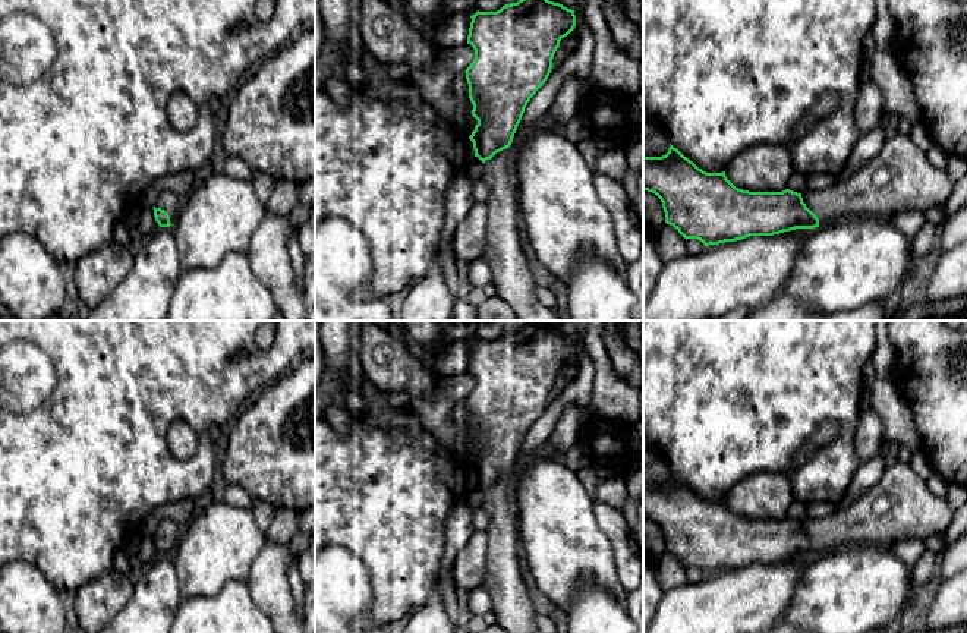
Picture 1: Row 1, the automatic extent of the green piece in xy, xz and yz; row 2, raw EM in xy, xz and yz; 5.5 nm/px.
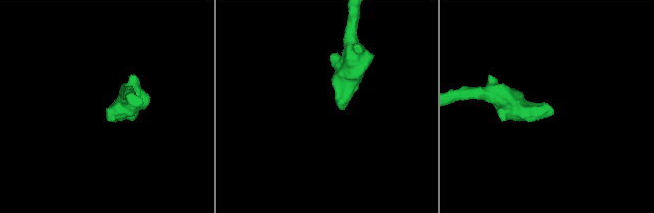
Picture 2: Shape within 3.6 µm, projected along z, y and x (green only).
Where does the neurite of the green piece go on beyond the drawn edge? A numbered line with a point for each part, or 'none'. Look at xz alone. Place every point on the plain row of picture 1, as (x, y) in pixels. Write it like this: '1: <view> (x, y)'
1: xz (512, 605)

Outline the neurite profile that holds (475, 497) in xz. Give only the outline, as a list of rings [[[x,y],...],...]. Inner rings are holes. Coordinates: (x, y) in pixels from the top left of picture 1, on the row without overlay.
[[[473,484],[466,495],[466,500],[472,510],[481,508],[484,506],[484,491]]]

